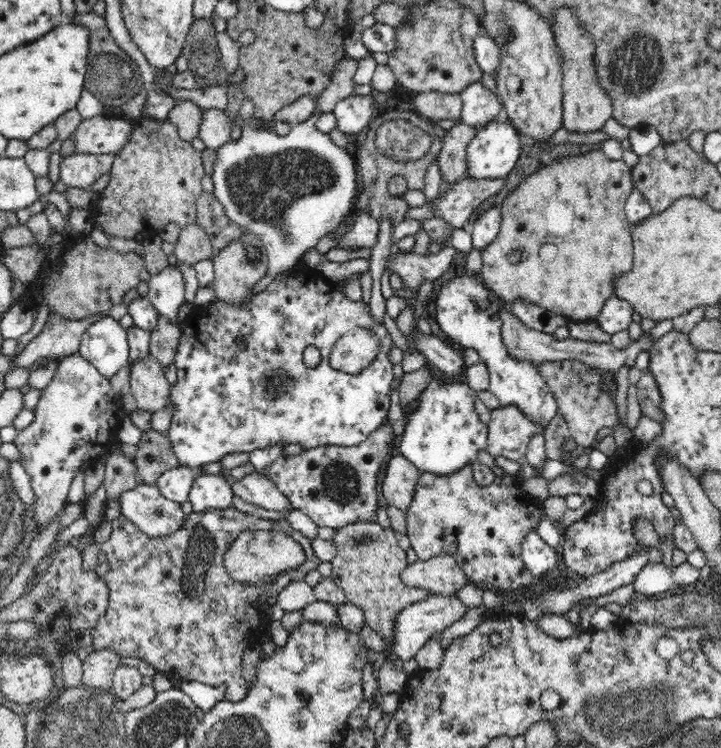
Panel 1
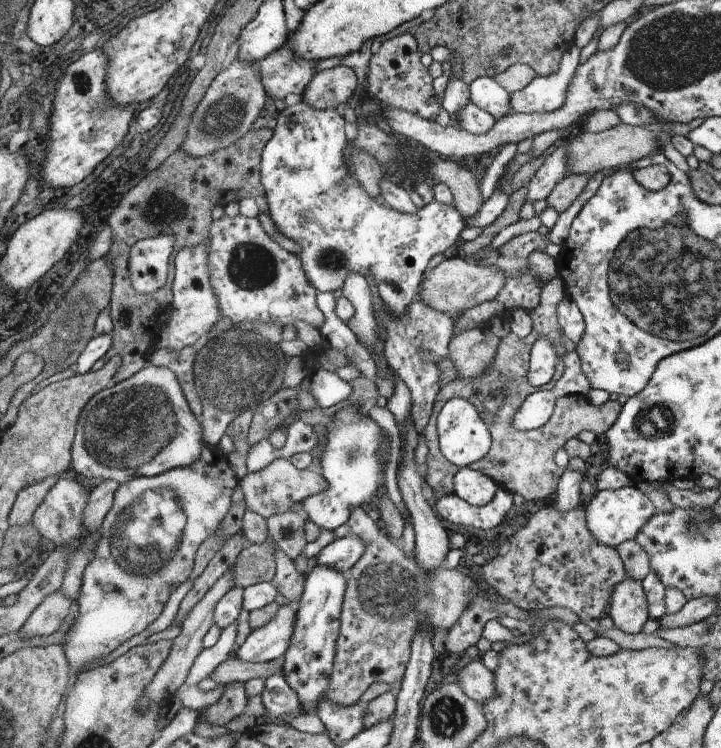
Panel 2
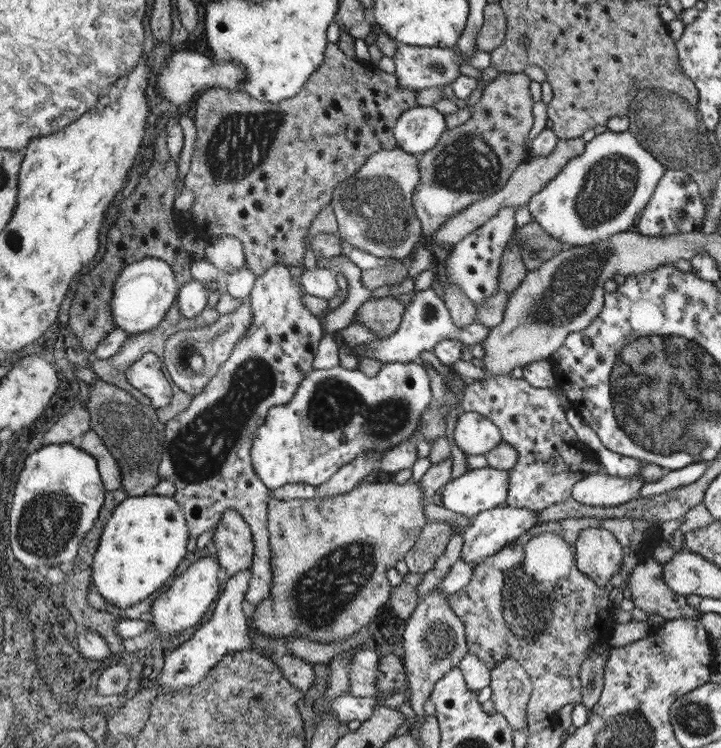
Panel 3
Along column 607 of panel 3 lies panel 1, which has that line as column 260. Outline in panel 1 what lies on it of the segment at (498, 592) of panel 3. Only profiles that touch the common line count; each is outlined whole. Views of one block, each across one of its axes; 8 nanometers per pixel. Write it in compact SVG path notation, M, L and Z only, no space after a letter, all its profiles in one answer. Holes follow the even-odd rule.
M226 508L226 510L222 510L222 512L220 512L220 510L210 510L210 512L200 512L200 514L198 514L198 512L190 512L190 514L186 514L186 522L184 522L184 526L182 526L178 532L174 532L174 534L170 534L170 536L166 536L166 538L158 538L158 540L156 540L156 538L148 538L136 524L132 524L130 520L126 520L124 516L120 516L118 520L112 522L112 532L110 532L110 538L102 544L102 552L106 554L106 558L108 558L108 568L110 568L110 570L106 572L106 576L104 576L106 586L108 586L108 608L106 608L104 616L102 616L102 618L96 622L96 626L92 628L92 634L94 634L94 640L96 640L96 642L94 642L94 648L96 648L96 650L112 648L114 652L118 652L118 654L124 656L124 658L132 656L132 658L142 658L142 660L146 660L150 666L156 668L156 672L162 672L162 674L164 674L164 672L172 672L174 676L178 676L178 678L182 678L182 680L188 680L188 682L202 682L202 684L208 684L208 686L212 686L212 688L218 688L218 690L224 688L224 700L228 700L228 702L232 702L232 704L244 700L246 694L248 694L248 682L244 680L242 668L240 668L240 658L242 658L242 652L244 652L244 640L250 638L252 630L254 630L254 634L258 636L258 634L262 632L262 626L264 626L264 630L266 630L268 626L272 626L270 620L268 620L268 614L264 612L264 610L268 610L268 604L266 604L266 600L260 602L260 598L258 598L258 604L256 604L256 594L260 594L260 592L266 590L266 594L272 596L272 598L270 598L270 606L272 606L272 604L276 604L278 592L280 592L288 582L292 582L292 580L304 580L304 576L306 576L310 570L318 570L318 564L322 562L320 558L314 556L310 540L304 538L302 532L296 532L296 530L288 524L286 518L282 518L282 520L264 520L264 518L258 518L258 516L252 516L252 514L242 514L242 512L234 510L234 508ZM246 530L256 530L256 532L258 532L258 530L264 530L264 532L282 532L282 534L286 534L286 538L292 538L294 542L298 542L298 544L302 546L302 550L304 550L304 554L306 554L306 562L300 564L300 568L296 568L296 570L286 570L286 572L276 574L274 578L262 580L262 582L258 582L258 584L242 584L242 582L232 580L230 572L228 572L226 566L222 564L222 558L224 558L226 550L230 548L230 544L236 542L236 540L240 538L240 534L246 532Z

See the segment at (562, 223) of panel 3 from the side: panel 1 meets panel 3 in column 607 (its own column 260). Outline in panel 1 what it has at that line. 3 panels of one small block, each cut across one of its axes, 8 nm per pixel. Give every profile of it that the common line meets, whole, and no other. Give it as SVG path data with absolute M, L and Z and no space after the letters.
M316 114L308 122L292 126L290 134L286 136L280 136L274 130L254 130L252 126L242 124L242 136L226 142L214 152L216 160L212 168L212 194L220 200L220 206L226 210L226 216L234 224L250 228L252 234L264 242L270 260L268 278L296 268L304 254L310 248L316 248L324 236L330 236L340 226L342 218L348 216L348 210L354 210L352 198L358 196L360 188L356 168L348 152L334 146L328 134L316 128L318 118L322 118L322 114Z

